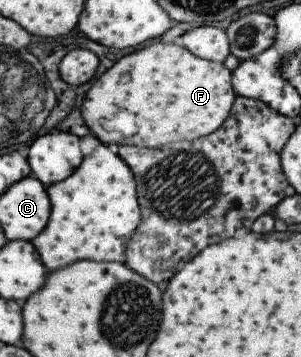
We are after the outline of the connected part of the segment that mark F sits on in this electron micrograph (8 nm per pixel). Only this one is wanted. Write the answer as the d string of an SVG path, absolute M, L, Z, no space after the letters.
M157 41L120 57L91 84L79 111L90 133L101 144L161 147L171 141L191 141L215 131L227 115L236 98L231 87L230 71L221 62L194 56L177 43Z

